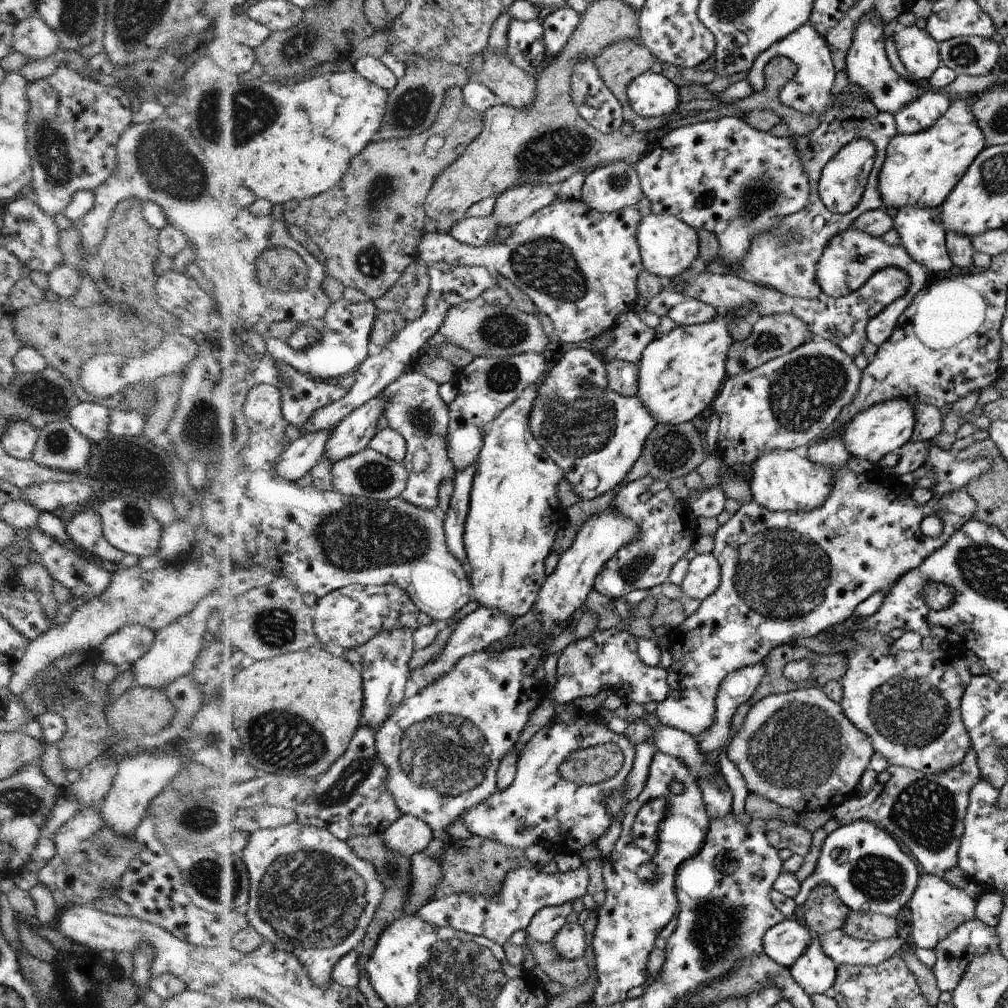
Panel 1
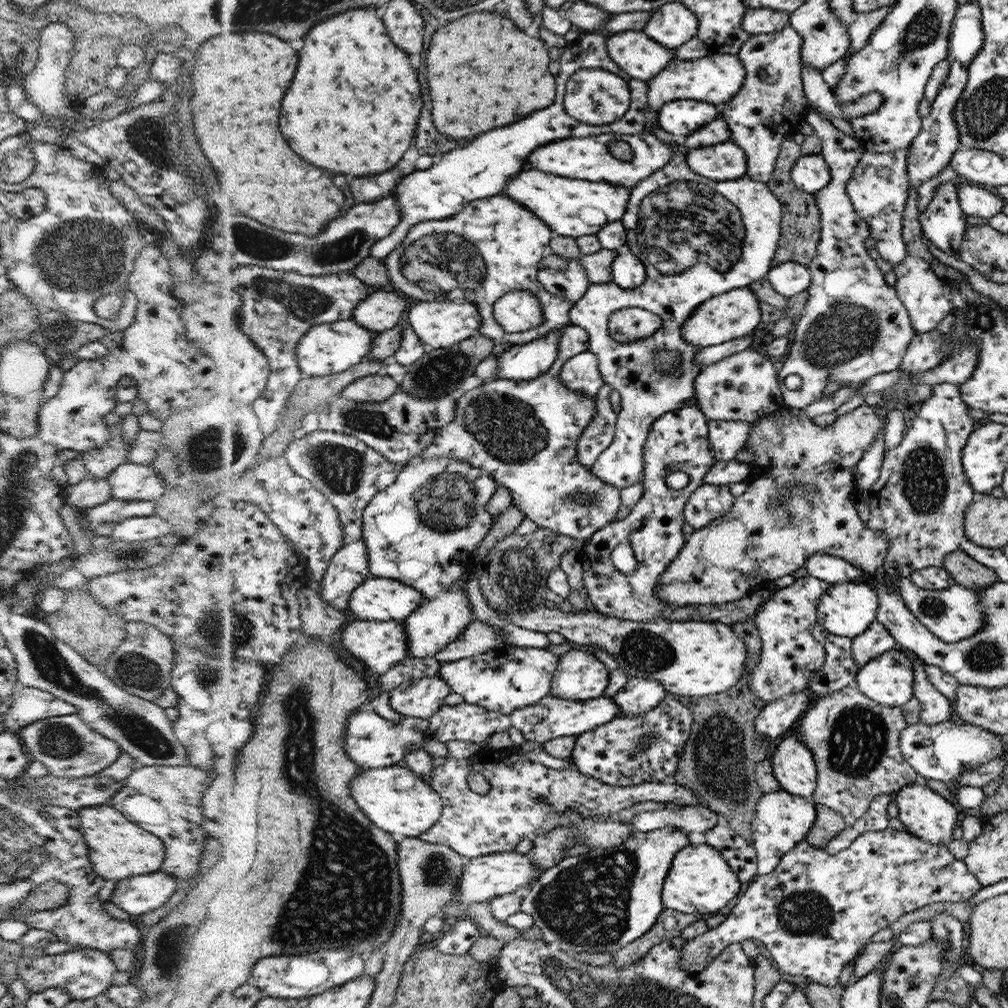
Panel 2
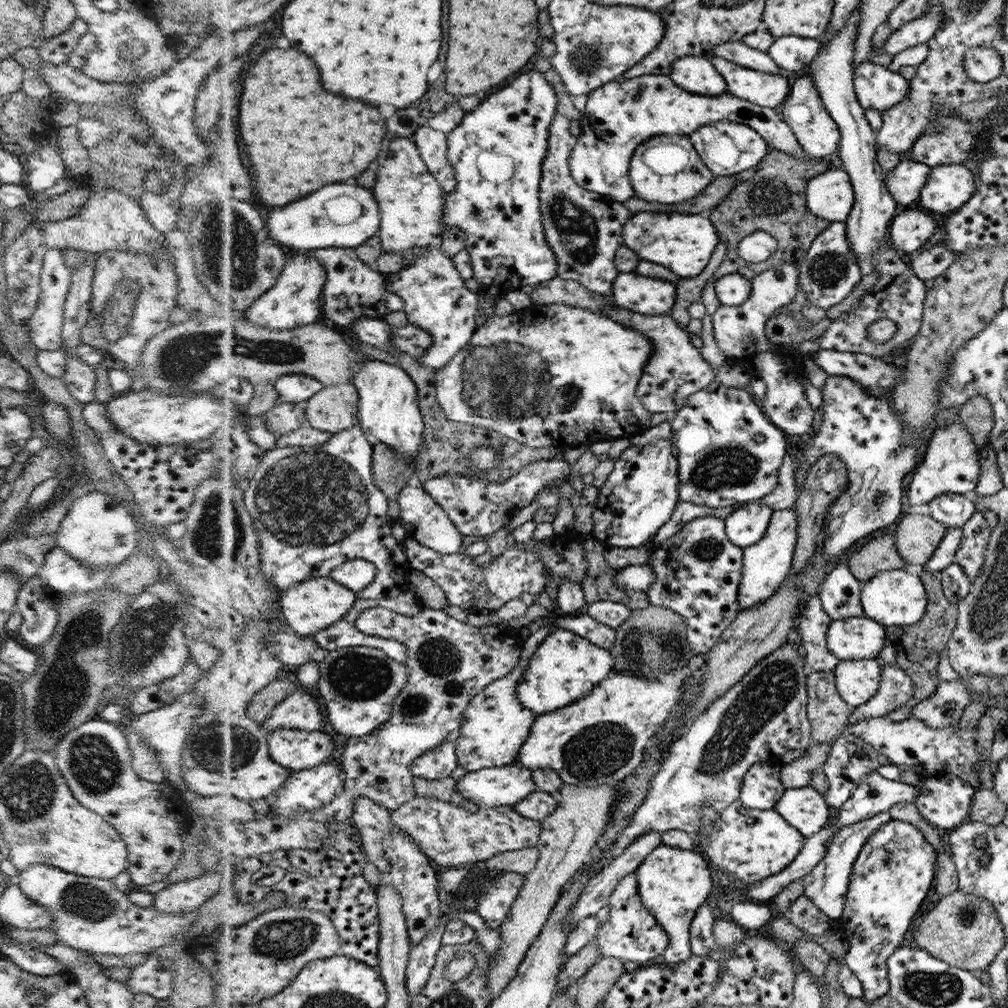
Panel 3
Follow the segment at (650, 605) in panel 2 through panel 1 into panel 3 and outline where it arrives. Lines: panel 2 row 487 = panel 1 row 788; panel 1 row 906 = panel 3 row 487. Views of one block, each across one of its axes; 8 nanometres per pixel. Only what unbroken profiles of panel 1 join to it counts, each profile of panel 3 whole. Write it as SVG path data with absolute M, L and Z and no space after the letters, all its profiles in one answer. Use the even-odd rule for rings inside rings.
M673 440L627 447L614 461L612 472L598 489L592 507L592 537L604 548L634 549L650 540L670 518L678 502L679 462Z

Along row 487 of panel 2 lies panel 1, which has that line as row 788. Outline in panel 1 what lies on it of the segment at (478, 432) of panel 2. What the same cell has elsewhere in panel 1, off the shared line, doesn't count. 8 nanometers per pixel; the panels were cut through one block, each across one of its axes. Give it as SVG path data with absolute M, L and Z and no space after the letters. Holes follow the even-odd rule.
M578 708L572 724L551 722L538 730L517 758L514 782L506 790L496 789L484 802L470 808L470 812L464 814L463 822L472 835L496 840L522 852L539 844L553 855L579 854L584 846L594 845L608 830L611 813L607 801L628 778L634 764L634 754L634 745L628 737L616 734L606 724L594 722L591 714ZM608 743L616 744L625 756L621 771L614 778L589 785L574 784L560 776L560 764L564 764L575 750Z

